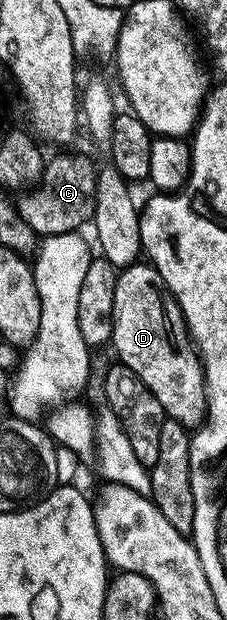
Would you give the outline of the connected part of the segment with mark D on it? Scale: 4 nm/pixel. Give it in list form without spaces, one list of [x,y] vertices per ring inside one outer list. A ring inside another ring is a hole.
[[[135,262],[118,272],[112,348],[118,351],[117,359],[144,382],[146,389],[156,398],[156,402],[160,402],[169,419],[180,422],[188,430],[197,429],[205,421],[206,373],[202,371],[202,358],[190,338],[190,331],[186,328],[186,320],[177,300],[168,290],[164,278],[160,278],[160,274],[149,262]]]

